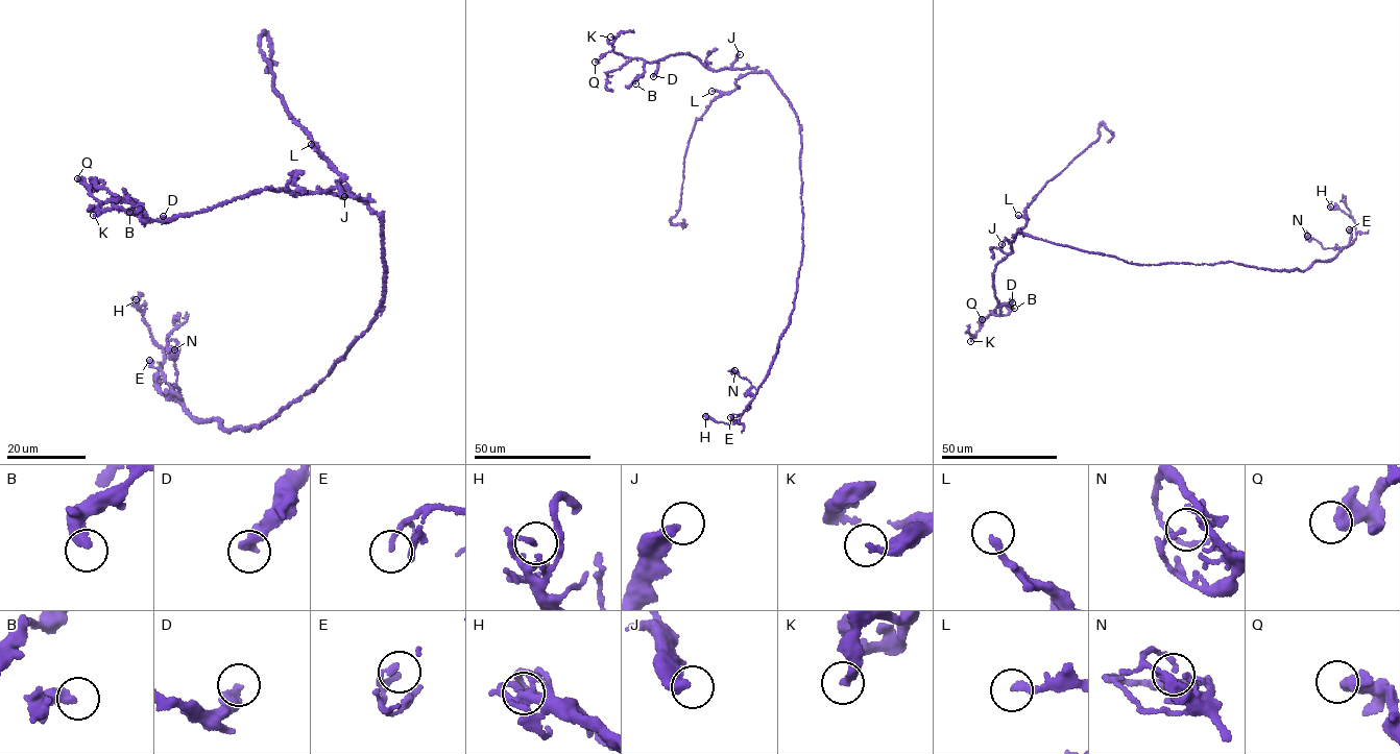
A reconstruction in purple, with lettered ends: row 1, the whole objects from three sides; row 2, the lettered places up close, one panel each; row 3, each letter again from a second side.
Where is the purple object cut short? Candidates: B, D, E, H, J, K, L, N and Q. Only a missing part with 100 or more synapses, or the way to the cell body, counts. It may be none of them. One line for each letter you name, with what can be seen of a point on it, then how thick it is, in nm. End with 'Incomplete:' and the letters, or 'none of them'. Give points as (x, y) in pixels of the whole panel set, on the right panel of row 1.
Incomplete: none of them

